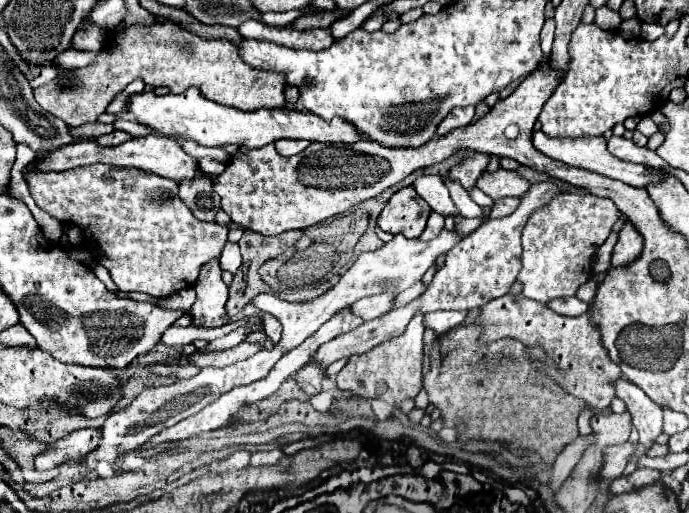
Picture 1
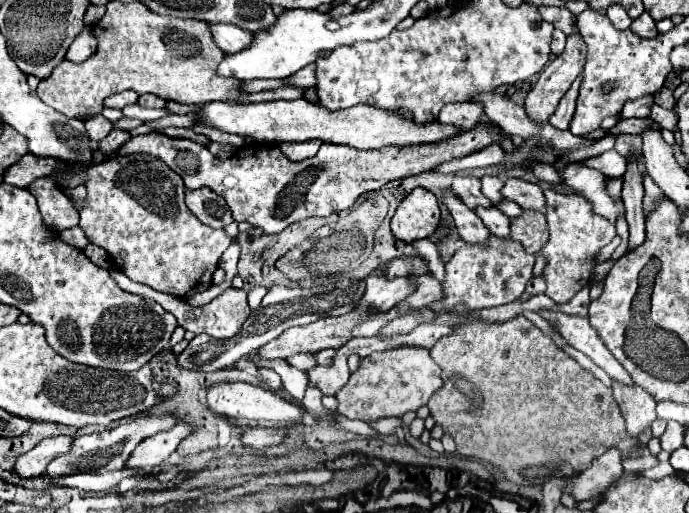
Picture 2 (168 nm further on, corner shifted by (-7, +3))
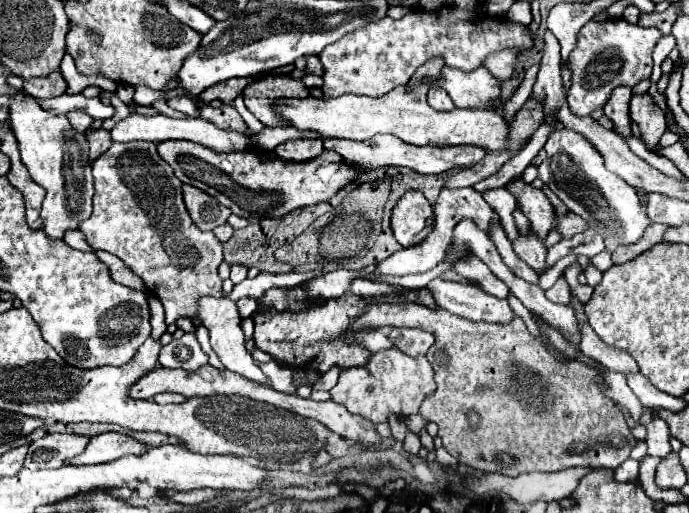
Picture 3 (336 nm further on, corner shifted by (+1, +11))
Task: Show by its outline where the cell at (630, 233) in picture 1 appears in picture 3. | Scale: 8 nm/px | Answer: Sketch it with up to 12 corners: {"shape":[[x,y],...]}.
{"shape":[[614,89],[604,115],[624,139],[632,137],[628,103],[632,89]]}

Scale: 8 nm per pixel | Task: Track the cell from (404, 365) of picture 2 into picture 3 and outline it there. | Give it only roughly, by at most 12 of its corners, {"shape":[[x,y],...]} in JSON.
{"shape":[[372,353],[340,373],[336,403],[372,423],[418,413],[436,389],[424,355]]}

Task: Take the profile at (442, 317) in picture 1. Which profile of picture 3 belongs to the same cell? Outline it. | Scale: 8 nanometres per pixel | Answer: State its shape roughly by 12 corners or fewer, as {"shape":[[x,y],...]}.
{"shape":[[392,327],[388,339],[408,355],[426,355],[434,337],[418,327]]}

